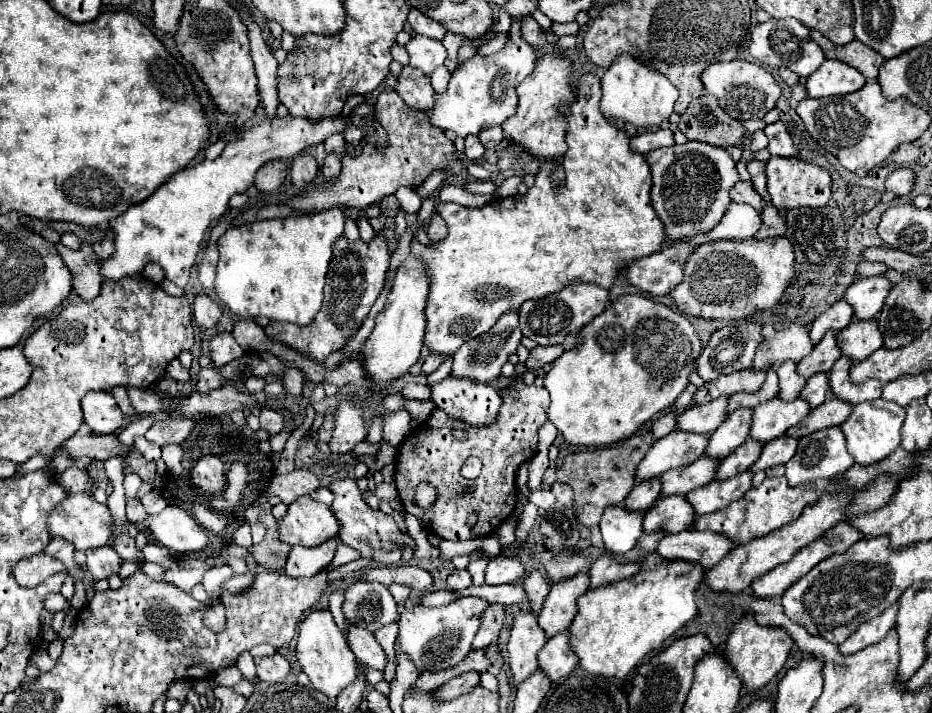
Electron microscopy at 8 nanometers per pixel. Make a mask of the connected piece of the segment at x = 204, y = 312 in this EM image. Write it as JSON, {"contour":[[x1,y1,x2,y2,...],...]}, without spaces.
{"contour":[[197,294,193,300,193,316,201,328,213,328,221,318,221,308,211,296]]}

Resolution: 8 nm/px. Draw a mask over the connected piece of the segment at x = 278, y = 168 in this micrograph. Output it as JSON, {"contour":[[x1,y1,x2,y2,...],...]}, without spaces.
{"contour":[[271,160,269,164,265,164,265,168,261,168,261,172,257,172,255,186,261,192,277,192,279,186,285,182,285,176,287,164,283,160]]}

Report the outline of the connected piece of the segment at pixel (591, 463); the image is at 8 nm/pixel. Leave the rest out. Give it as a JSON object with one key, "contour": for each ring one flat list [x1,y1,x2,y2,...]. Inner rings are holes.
{"contour":[[637,432,629,440,623,440,621,444,613,444,613,448,595,448,595,450,581,450,577,454,571,454,563,460,563,464,557,468,557,482,565,482,575,490,575,514,579,522,583,522,587,528,597,526,601,520,601,514,611,504,623,504,625,496,635,486,635,472,637,464,645,458,645,452,653,444,653,434]]}

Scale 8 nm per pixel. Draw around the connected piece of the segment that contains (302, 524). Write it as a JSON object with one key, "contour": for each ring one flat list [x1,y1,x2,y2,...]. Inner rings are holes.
{"contour":[[309,496,297,498,287,516,279,520,279,538,289,546,319,546,339,534,339,524,329,506,311,500],[319,542,319,544,303,544]]}

